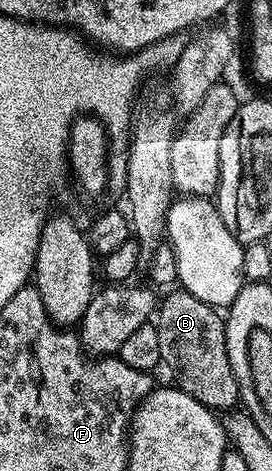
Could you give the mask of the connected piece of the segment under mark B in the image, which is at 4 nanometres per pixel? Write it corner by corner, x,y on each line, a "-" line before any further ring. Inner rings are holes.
179,287
162,298
157,310
157,328
161,339
162,364
175,372
178,388
184,389
206,409
231,411
240,404
237,370
229,367
229,351
225,347
227,326
220,310
197,299

